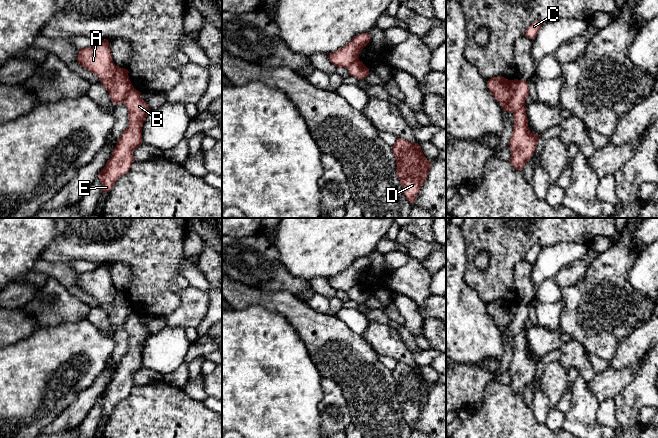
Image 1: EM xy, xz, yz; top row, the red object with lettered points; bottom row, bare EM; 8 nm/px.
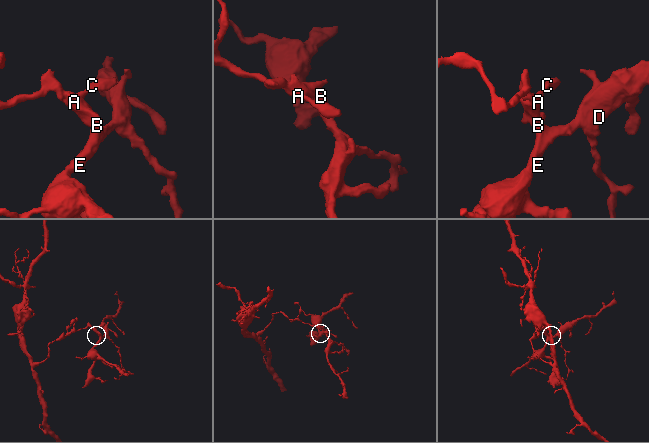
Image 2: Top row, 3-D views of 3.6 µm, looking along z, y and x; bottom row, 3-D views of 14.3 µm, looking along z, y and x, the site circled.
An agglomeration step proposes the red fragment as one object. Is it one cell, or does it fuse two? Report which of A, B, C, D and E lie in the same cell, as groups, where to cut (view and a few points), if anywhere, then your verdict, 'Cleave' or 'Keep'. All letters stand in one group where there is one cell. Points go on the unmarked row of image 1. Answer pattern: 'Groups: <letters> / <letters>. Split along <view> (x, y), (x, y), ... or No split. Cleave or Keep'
Groups: A C / B D E. Split along yz (519, 304), (506, 334). Cleave

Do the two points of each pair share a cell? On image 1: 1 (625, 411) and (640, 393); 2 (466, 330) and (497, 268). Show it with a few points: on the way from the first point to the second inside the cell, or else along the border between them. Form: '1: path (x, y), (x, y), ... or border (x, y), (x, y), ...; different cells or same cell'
1: path (627, 407), (636, 397); same cell
2: border (465, 283), (486, 305); different cells

